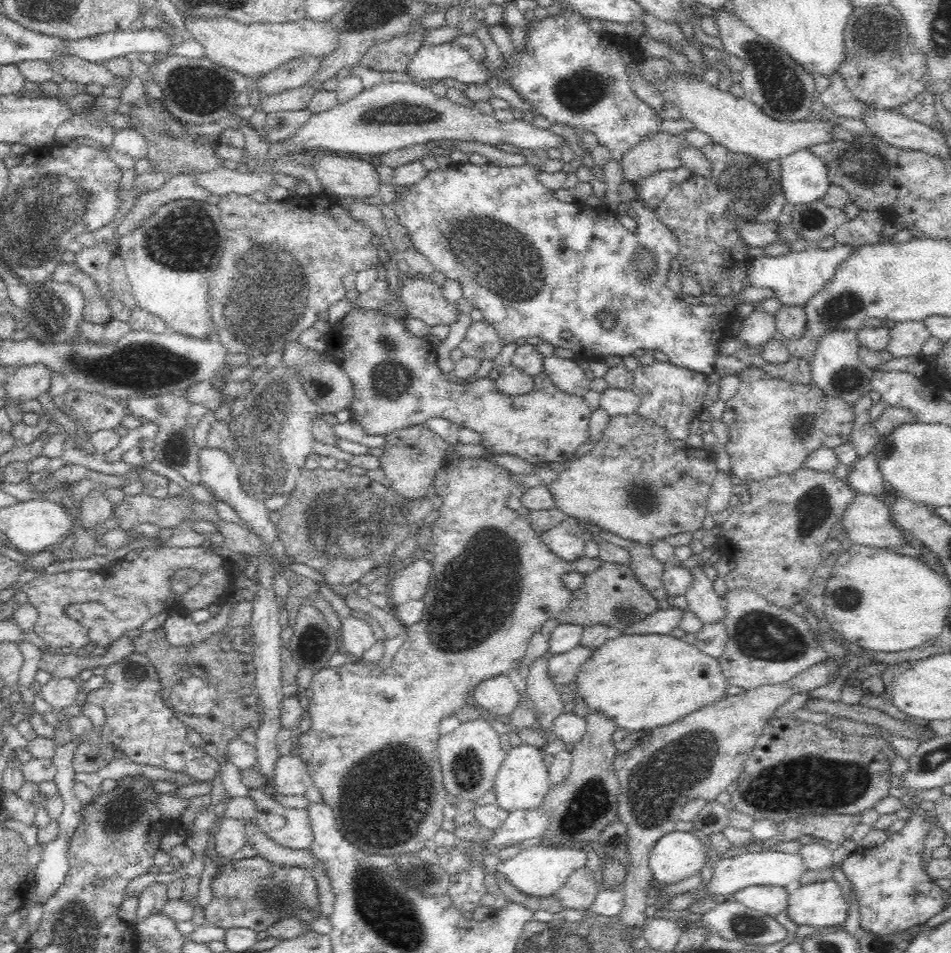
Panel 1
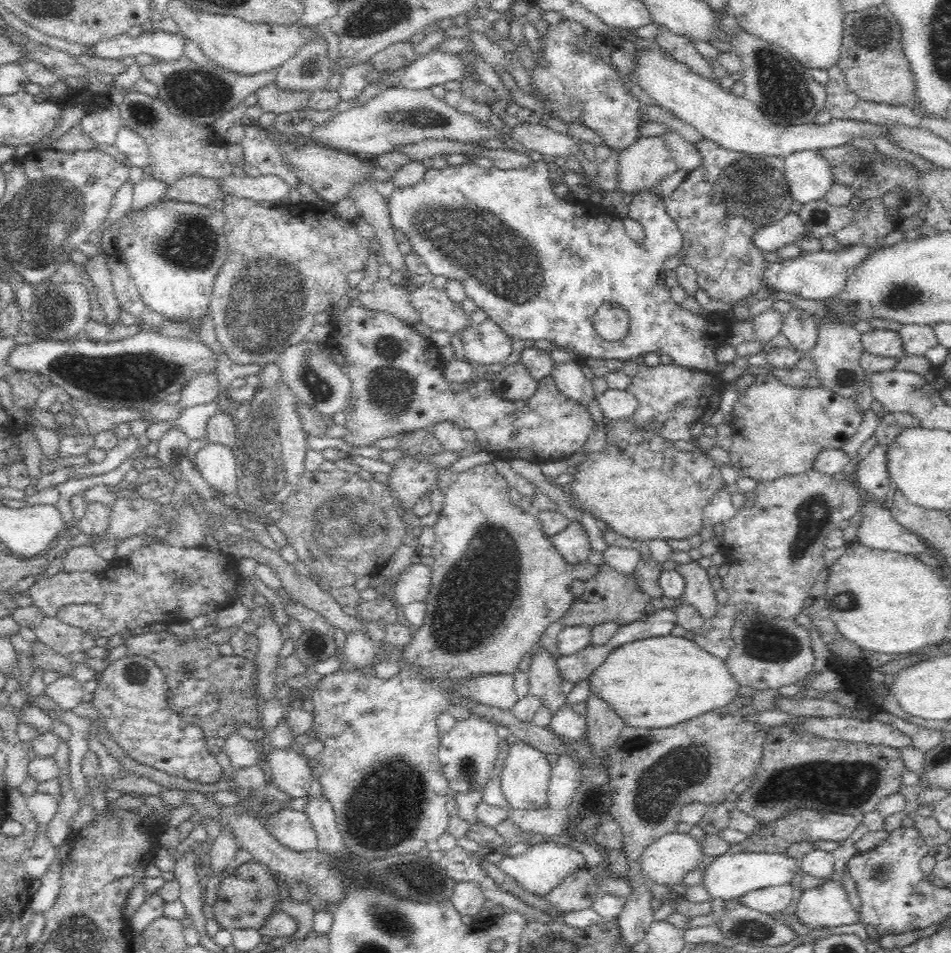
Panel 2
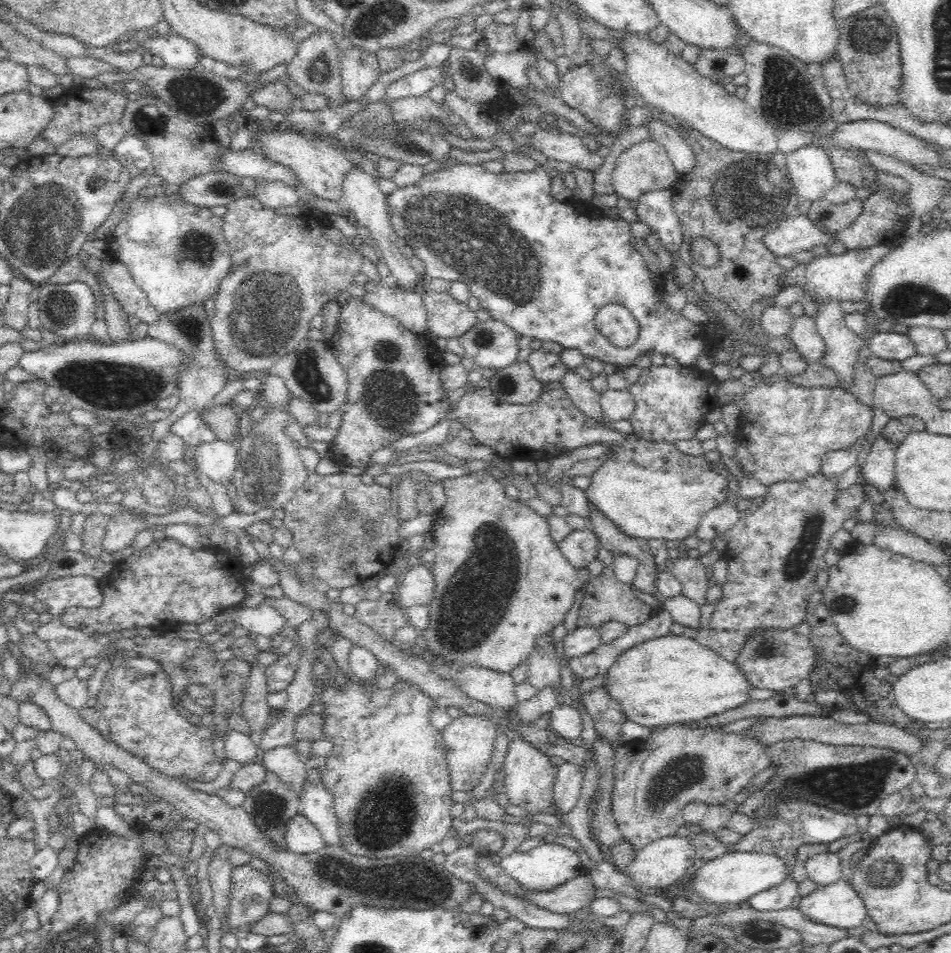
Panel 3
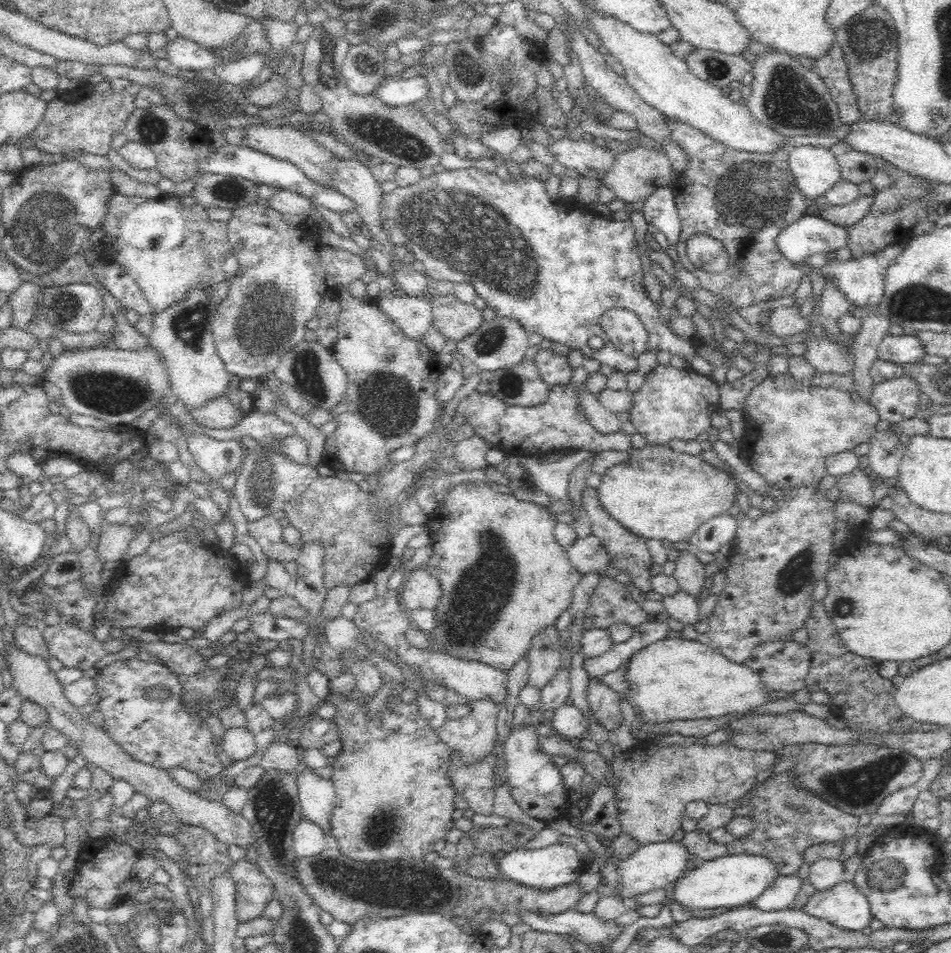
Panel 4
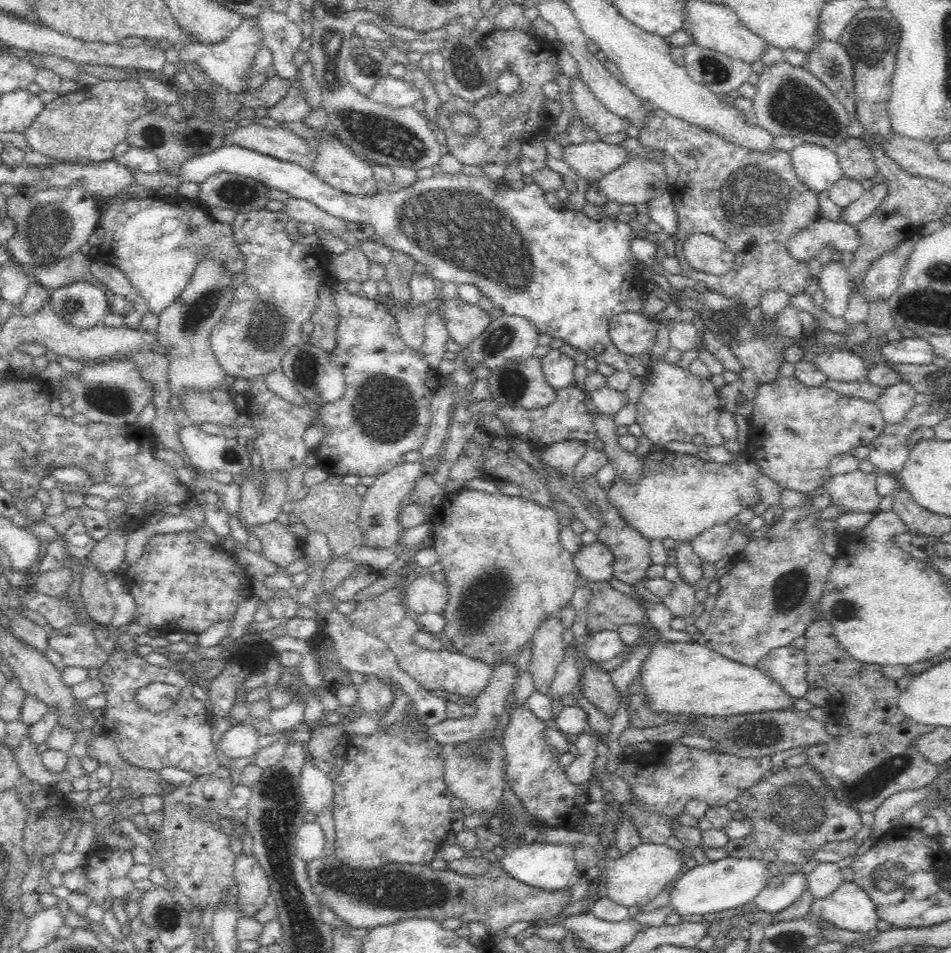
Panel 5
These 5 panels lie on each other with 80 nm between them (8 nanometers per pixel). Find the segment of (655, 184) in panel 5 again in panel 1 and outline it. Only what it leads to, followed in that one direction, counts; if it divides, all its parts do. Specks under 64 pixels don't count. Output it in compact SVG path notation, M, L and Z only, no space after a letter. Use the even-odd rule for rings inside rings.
M664 132L648 136L630 148L622 160L622 178L624 182L638 186L651 174L682 168L678 157L678 146L685 144L682 135L671 135Z

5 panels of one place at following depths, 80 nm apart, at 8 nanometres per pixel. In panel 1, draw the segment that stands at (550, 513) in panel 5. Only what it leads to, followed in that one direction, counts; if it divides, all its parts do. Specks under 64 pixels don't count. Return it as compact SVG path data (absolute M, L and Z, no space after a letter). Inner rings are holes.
M462 459L458 462L448 463L437 471L432 490L443 500L439 508L440 516L430 526L433 538L430 541L429 550L434 555L431 562L432 572L424 595L425 611L422 618L413 625L406 626L406 640L398 649L393 660L393 666L387 672L381 672L377 664L367 663L364 660L356 664L346 663L341 668L321 669L313 673L309 690L312 698L307 708L312 726L310 730L303 733L296 744L295 753L307 764L313 784L322 794L323 801L333 810L337 829L342 836L360 851L370 853L373 856L388 856L396 858L398 855L417 853L426 846L428 840L434 839L436 832L442 830L444 817L444 806L452 799L447 794L443 783L443 772L440 768L438 758L438 741L440 720L444 716L454 714L464 705L464 700L474 689L476 684L490 677L509 674L521 666L521 660L530 644L530 638L548 622L555 619L565 608L568 608L572 598L572 591L566 588L562 582L562 576L569 572L579 572L583 576L598 570L602 561L600 559L589 559L585 556L574 562L562 560L556 553L548 548L542 541L542 534L532 527L530 516L520 516L516 510L508 507L508 497L511 488L511 474L499 465L484 459Z

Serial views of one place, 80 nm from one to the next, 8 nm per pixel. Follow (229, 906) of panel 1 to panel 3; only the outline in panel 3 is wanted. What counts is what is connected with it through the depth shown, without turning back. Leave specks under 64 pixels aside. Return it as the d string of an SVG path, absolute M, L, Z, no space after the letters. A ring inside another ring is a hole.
M245 863L231 873L230 927L246 928L269 914L269 904L275 896L273 881L262 868Z

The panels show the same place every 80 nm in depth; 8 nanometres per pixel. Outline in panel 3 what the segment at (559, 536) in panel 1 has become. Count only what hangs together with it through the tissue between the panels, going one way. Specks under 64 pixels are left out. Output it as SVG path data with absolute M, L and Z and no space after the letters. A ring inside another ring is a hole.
M589 528L584 530L584 532L573 531L572 534L564 540L564 542L560 542L556 545L560 547L562 554L566 557L566 560L568 560L572 566L578 567L579 569L586 569L592 561L595 561L599 555L598 550L602 548L597 537Z

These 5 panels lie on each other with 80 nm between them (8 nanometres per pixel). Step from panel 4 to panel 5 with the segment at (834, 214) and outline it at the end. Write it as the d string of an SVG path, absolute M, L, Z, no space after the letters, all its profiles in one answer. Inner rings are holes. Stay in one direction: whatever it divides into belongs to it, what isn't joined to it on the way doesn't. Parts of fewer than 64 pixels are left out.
M884 180L865 192L856 202L843 209L843 218L846 223L857 226L859 222L872 216L879 204L890 194L890 183Z

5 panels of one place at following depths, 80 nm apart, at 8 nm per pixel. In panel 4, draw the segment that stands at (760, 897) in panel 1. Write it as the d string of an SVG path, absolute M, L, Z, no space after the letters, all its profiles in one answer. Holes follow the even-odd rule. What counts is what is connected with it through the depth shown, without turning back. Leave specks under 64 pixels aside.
M780 874L763 894L752 903L752 908L761 912L776 912L788 909L795 901L805 881L798 875Z

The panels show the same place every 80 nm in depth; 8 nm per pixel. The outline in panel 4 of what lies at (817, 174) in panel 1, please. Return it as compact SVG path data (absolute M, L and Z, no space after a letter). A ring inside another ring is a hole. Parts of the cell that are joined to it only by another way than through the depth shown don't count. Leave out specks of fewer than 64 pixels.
M801 145L787 150L789 153L789 165L796 180L800 193L813 200L836 185L841 177L841 170L833 152L826 147L817 145Z

